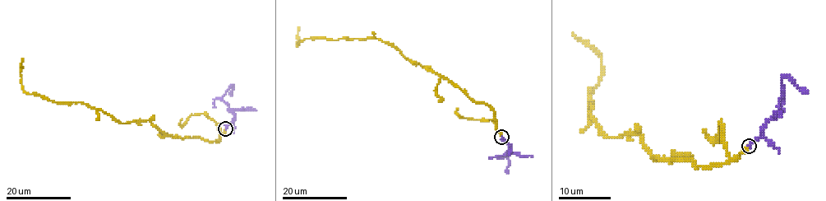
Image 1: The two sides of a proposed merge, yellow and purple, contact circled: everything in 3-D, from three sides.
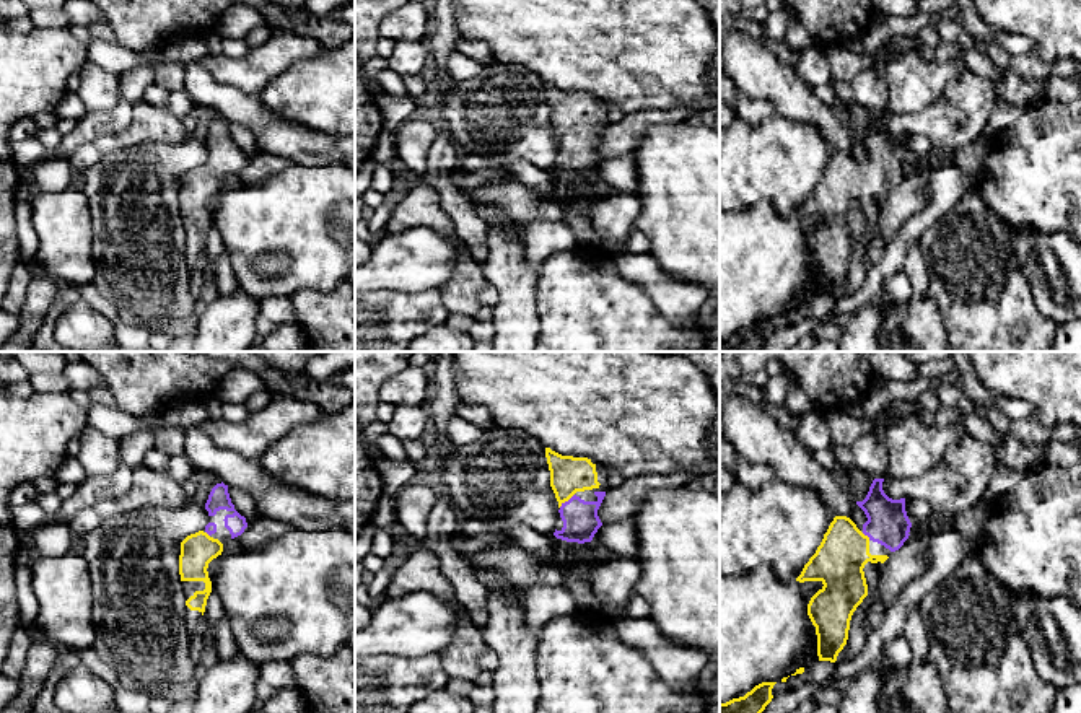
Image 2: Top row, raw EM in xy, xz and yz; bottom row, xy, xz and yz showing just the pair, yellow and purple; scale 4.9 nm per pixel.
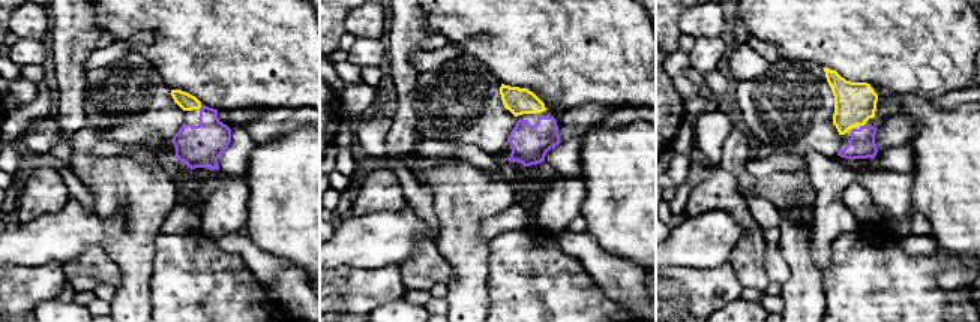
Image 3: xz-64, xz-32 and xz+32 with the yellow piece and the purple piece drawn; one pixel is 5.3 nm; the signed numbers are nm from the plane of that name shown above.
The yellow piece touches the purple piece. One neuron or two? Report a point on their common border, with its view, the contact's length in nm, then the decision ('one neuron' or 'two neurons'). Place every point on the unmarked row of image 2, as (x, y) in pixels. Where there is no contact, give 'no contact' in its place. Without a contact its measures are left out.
xz (565, 135) | 100 nm | one neuron

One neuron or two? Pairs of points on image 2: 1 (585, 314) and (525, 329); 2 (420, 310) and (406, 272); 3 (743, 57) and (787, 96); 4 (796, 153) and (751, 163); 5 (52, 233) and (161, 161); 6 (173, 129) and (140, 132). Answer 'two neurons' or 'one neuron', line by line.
1: two neurons
2: two neurons
3: one neuron
4: one neuron
5: two neurons
6: one neuron

